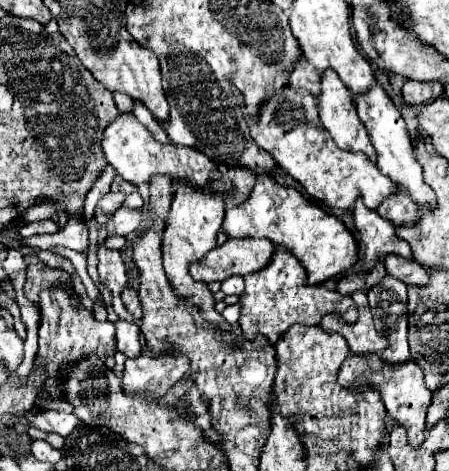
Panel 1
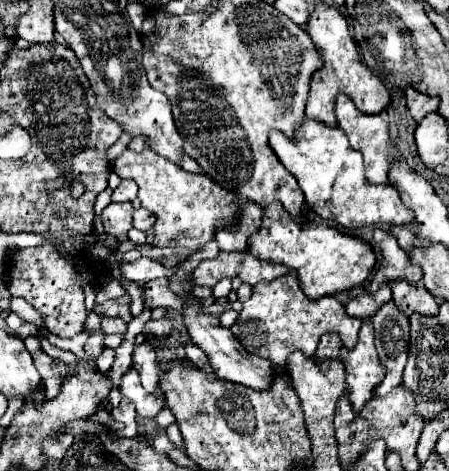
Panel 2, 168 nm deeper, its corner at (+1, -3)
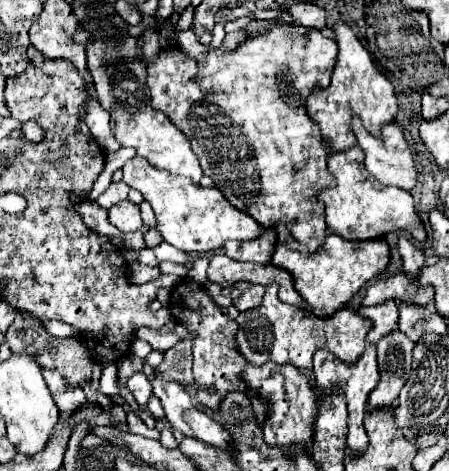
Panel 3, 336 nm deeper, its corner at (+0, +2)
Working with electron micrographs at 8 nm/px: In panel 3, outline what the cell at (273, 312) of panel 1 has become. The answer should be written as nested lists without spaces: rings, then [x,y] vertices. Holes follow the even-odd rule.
[[[276,283],[266,287],[266,295],[260,307],[240,313],[236,321],[240,325],[236,335],[238,349],[252,365],[264,365],[272,361],[278,365],[292,363],[298,369],[312,369],[312,357],[318,349],[326,349],[346,365],[354,365],[360,359],[360,353],[364,353],[364,339],[372,329],[370,319],[350,309],[340,309],[332,317],[320,319],[308,309],[282,303],[278,299]]]

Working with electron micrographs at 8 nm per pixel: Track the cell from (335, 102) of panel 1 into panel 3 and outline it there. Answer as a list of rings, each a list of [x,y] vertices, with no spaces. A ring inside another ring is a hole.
[[[358,117],[352,121],[352,127],[354,127],[354,135],[358,139],[360,149],[366,155],[366,169],[376,177],[376,181],[380,181],[382,185],[394,185],[394,187],[400,187],[404,191],[412,191],[416,185],[416,167],[414,167],[412,151],[408,147],[408,141],[404,139],[402,129],[396,123],[384,125],[382,127],[382,139],[376,139],[362,127]]]

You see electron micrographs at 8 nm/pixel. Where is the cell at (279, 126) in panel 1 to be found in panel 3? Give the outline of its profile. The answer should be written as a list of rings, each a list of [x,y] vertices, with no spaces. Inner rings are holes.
[[[352,147],[342,153],[328,155],[328,171],[336,177],[334,189],[320,191],[320,199],[326,205],[326,225],[332,233],[350,241],[368,241],[384,237],[392,231],[406,231],[416,241],[426,241],[426,229],[416,213],[414,199],[408,191],[398,187],[388,189],[380,185],[364,167],[364,153],[360,147]]]

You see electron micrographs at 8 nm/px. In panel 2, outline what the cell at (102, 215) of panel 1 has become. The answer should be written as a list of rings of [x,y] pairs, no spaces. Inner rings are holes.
[[[111,202],[101,214],[105,232],[113,236],[125,236],[133,226],[131,216],[133,216],[131,202]]]

